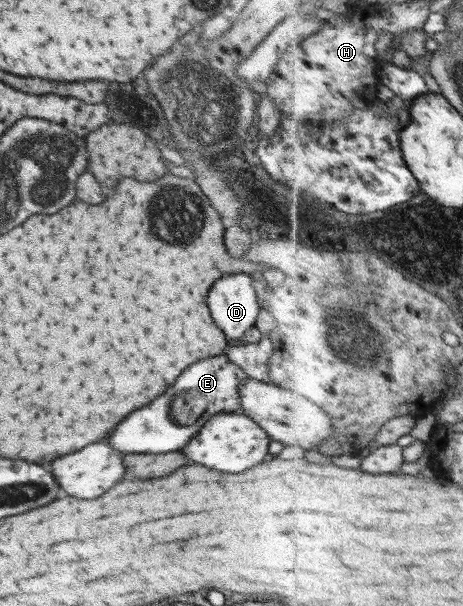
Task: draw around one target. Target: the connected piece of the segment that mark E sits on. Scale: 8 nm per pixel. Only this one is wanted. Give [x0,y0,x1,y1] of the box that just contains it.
[107,356,249,454]

